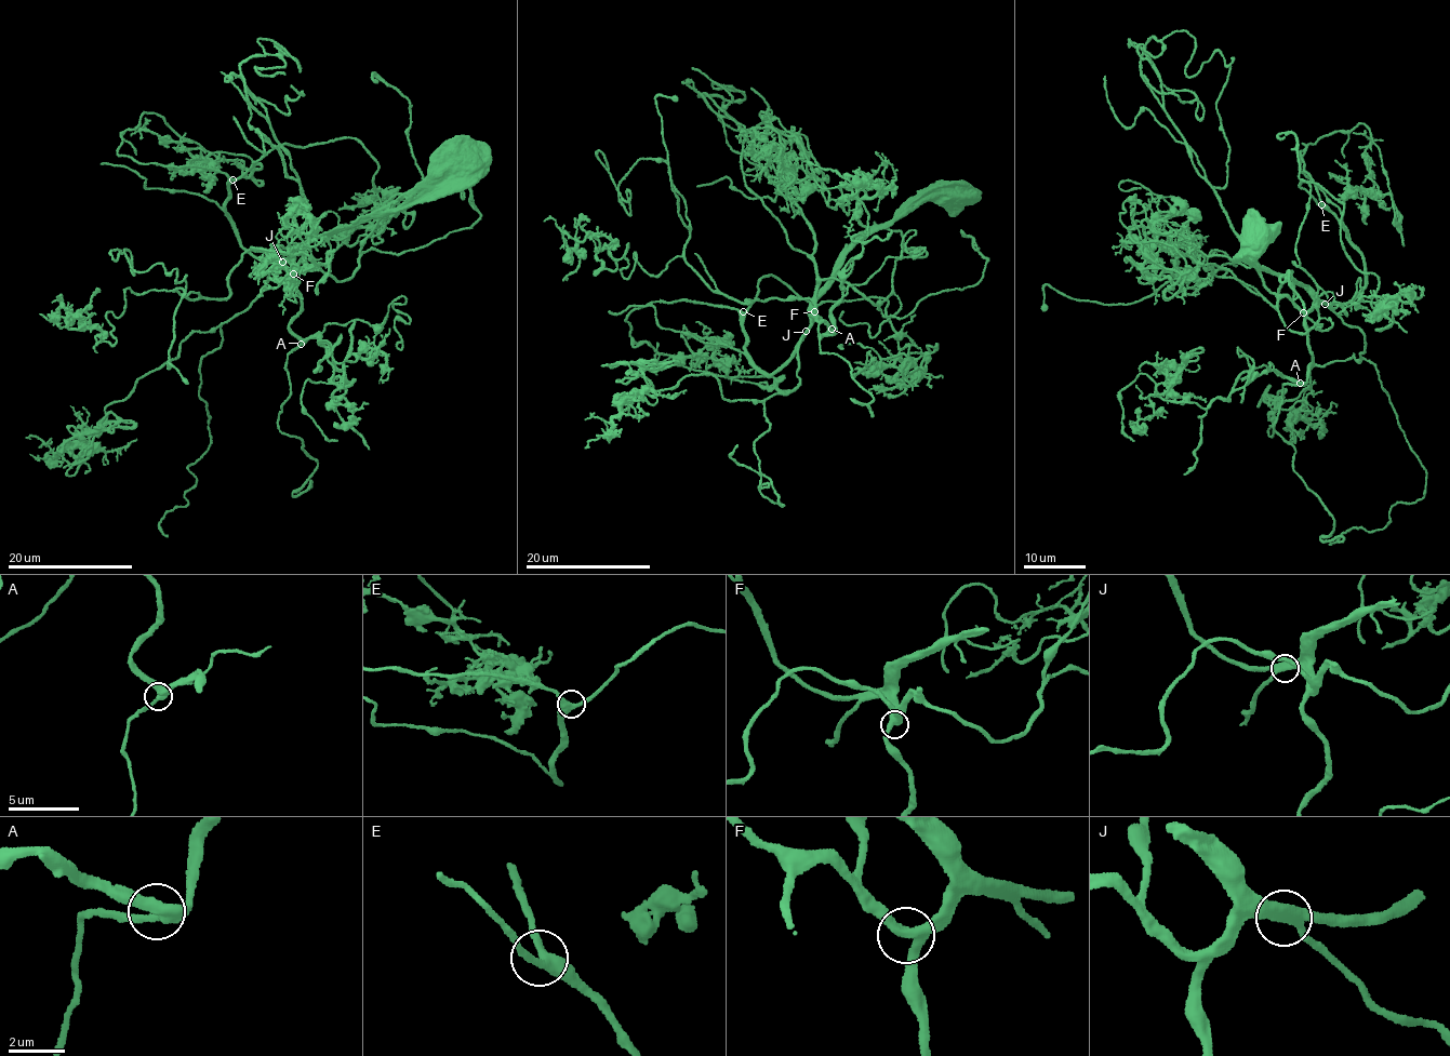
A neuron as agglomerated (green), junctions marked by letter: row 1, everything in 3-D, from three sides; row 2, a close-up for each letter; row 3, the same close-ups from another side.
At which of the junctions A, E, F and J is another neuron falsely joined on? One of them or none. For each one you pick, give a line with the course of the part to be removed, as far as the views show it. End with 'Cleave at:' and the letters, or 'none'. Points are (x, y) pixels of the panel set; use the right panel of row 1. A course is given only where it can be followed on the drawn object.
Cleave at: none

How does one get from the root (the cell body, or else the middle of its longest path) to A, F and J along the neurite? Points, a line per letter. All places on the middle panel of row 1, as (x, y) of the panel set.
A: (957, 189), (918, 191), (892, 219), (860, 236), (814, 302), (812, 316), (828, 330), (821, 336), (832, 329)
F: (957, 189), (918, 191), (902, 203), (889, 222), (866, 229), (814, 302), (816, 318), (814, 311)
J: (957, 189), (918, 191), (902, 203), (889, 222), (866, 229), (816, 301), (813, 319), (806, 331)

